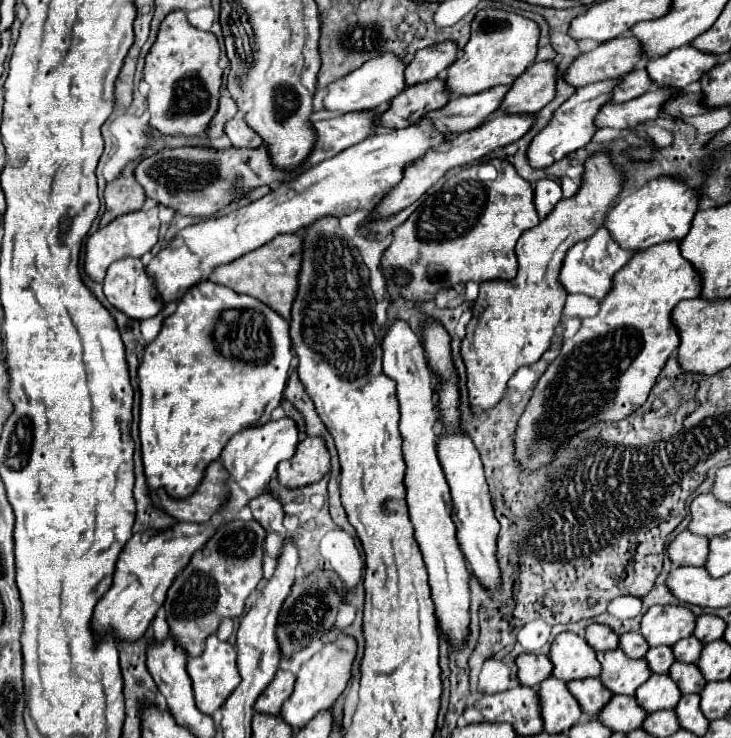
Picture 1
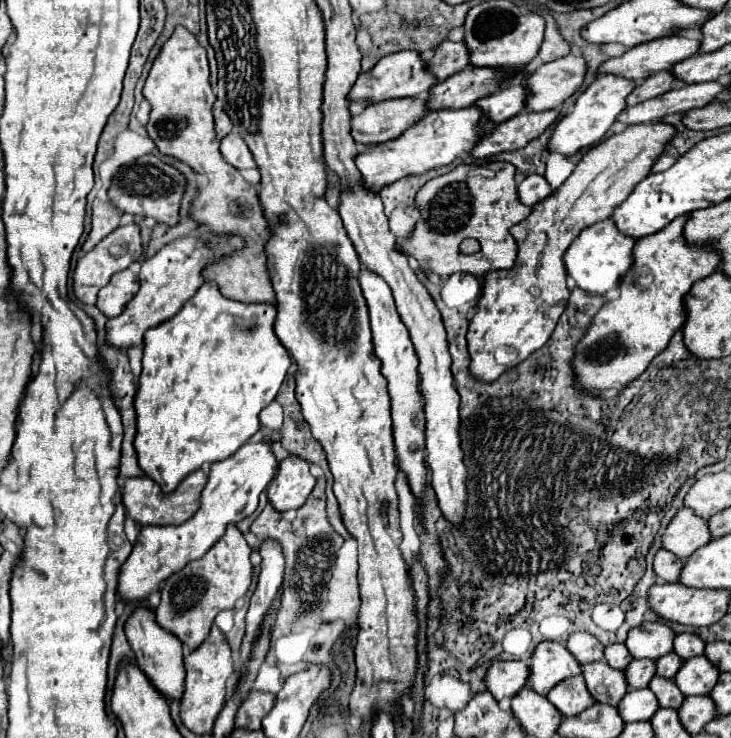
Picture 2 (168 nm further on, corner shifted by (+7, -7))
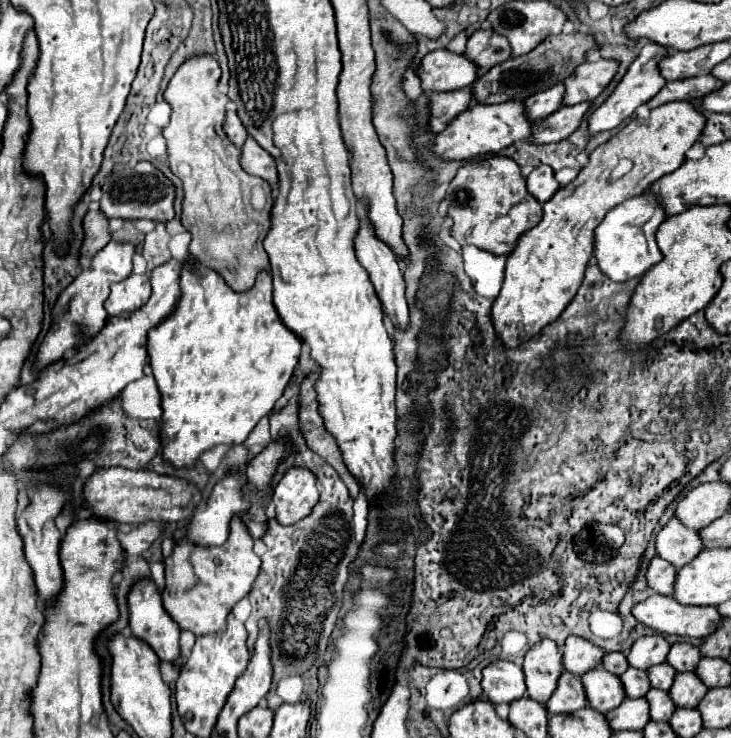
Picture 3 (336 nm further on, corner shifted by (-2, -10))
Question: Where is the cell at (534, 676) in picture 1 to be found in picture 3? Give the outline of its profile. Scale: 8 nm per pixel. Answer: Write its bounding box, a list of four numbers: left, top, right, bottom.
[480,660,526,704]

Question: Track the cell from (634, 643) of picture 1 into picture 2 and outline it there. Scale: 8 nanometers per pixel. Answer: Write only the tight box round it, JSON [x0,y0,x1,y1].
[605,643,633,669]

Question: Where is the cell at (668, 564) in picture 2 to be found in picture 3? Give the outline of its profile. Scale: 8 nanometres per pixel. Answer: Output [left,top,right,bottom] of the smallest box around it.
[646,556,676,596]

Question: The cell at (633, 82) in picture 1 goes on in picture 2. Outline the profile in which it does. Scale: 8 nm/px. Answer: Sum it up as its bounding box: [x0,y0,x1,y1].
[627,71,675,105]

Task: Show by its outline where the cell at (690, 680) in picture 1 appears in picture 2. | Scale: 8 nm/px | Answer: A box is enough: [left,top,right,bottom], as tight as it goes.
[649,677,685,709]

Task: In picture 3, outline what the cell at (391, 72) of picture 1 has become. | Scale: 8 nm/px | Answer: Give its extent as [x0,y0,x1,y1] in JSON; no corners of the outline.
[418,50,480,92]

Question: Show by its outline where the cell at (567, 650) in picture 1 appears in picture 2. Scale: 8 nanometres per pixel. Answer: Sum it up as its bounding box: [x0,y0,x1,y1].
[529,641,581,695]

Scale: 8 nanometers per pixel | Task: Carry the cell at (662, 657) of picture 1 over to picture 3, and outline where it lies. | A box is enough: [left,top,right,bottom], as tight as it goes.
[620,668,650,698]

